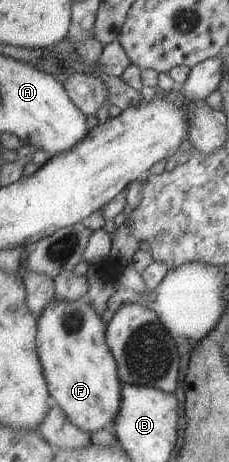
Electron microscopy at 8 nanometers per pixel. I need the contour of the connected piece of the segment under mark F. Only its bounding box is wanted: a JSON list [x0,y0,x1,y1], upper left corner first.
[35,298,121,434]

